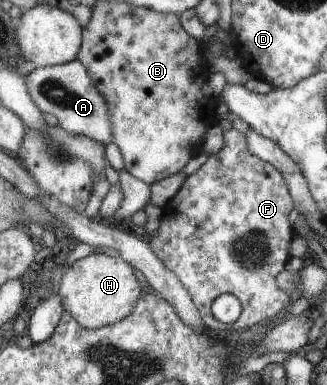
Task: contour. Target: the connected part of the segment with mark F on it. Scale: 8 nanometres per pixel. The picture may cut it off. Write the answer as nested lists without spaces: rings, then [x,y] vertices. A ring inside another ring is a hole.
[[[224,130],[224,147],[209,156],[204,165],[187,176],[184,184],[164,207],[163,217],[158,230],[151,237],[149,246],[162,260],[168,270],[178,276],[182,286],[188,290],[194,306],[198,310],[203,324],[216,330],[247,330],[260,320],[274,319],[274,314],[286,310],[290,296],[276,286],[276,274],[285,270],[290,260],[288,248],[292,242],[292,226],[288,214],[294,208],[294,197],[290,198],[291,186],[272,164],[260,160],[247,146],[247,137],[238,130]],[[270,258],[278,260],[278,266],[268,264]],[[230,293],[242,303],[242,313],[234,324],[223,324],[214,318],[212,303],[222,294]]]

